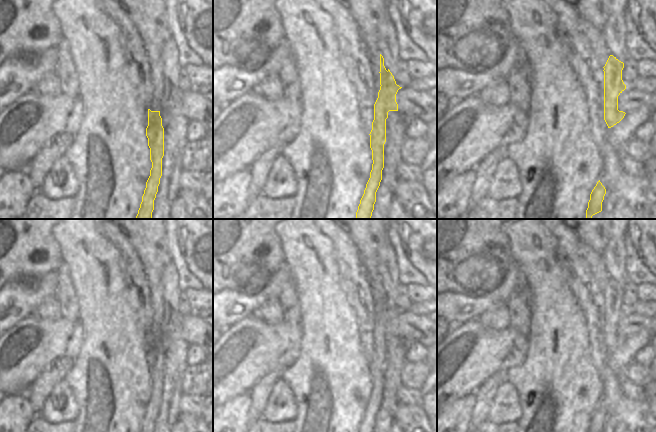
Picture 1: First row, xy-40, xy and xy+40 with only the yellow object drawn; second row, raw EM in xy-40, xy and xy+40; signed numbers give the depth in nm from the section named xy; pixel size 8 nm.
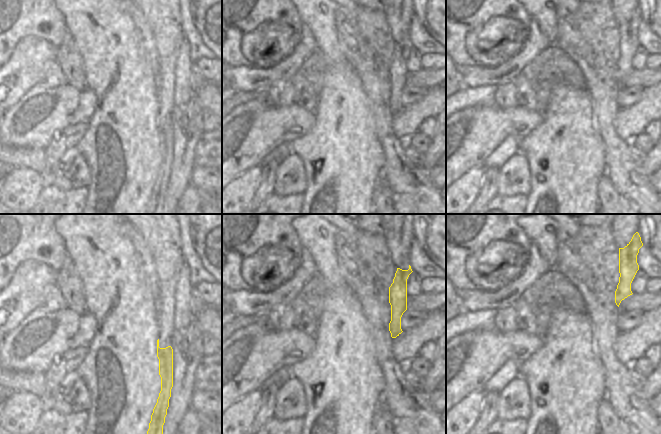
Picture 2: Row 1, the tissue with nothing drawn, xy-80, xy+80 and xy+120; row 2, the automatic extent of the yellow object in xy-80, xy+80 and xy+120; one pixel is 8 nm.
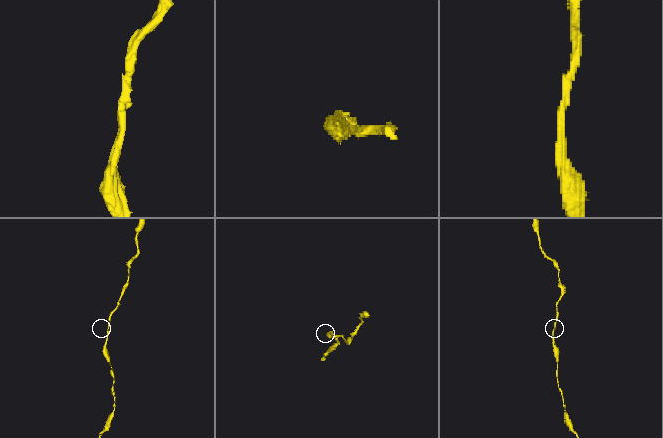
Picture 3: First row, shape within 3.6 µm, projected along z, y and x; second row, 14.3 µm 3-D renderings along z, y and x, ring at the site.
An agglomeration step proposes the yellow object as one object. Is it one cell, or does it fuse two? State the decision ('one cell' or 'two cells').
one cell

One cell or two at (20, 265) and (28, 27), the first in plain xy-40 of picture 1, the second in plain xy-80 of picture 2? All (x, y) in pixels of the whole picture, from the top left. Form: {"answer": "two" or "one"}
{"answer": "one"}

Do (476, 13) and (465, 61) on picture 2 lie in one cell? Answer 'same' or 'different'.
same

